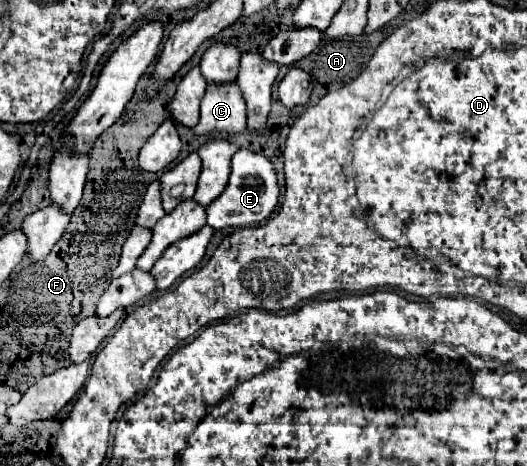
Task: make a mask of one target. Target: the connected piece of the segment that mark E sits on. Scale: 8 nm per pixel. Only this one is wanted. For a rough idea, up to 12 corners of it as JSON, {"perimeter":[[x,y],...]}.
{"perimeter":[[241,148],[227,190],[207,206],[215,230],[253,226],[277,206],[273,164]]}

